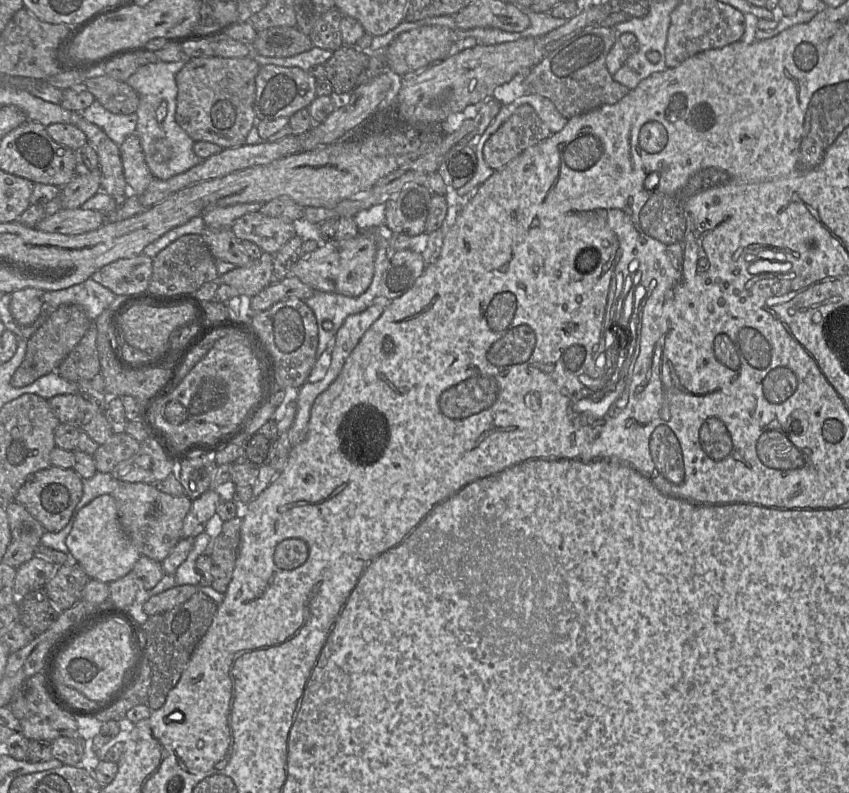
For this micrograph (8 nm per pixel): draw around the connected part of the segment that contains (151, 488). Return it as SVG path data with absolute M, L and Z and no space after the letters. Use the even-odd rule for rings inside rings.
M113 477L113 492L119 522L140 556L162 563L182 538L184 519L192 500L161 492L154 484L124 482Z

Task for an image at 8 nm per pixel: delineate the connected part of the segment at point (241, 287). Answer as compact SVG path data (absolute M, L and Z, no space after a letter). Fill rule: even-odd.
M263 252L261 257L254 260L253 264L248 267L236 267L219 277L219 284L224 283L237 289L239 295L253 297L264 288L272 284L274 256L270 253Z

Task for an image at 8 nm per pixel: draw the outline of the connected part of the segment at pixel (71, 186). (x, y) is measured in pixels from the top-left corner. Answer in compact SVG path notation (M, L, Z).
M97 171L76 175L60 189L62 209L80 208L93 197L101 187L101 174Z

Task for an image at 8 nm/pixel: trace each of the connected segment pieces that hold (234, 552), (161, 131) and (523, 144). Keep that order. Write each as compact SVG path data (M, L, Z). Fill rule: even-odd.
M234 517L224 521L221 533L216 537L211 549L212 588L225 594L235 568L240 544L242 519Z
M158 61L145 64L138 67L126 81L139 96L135 133L139 137L145 162L154 178L162 180L184 173L204 160L195 154L194 141L175 120L178 91L175 77L185 62Z
M528 104L522 105L486 141L484 160L490 168L498 171L551 134L534 108Z

